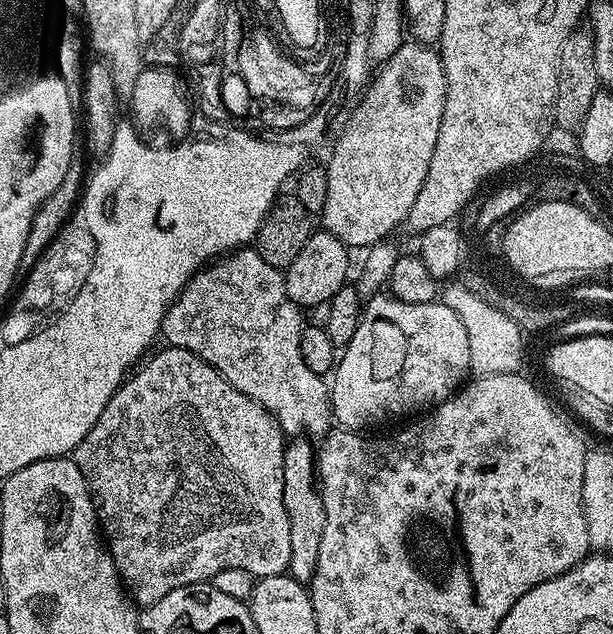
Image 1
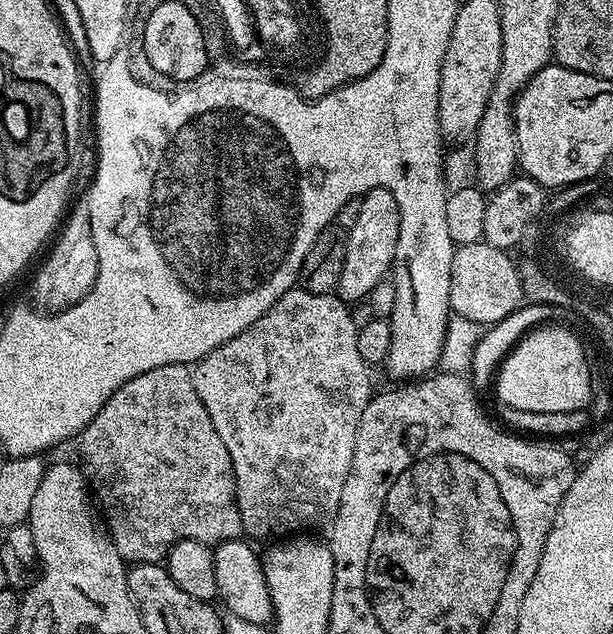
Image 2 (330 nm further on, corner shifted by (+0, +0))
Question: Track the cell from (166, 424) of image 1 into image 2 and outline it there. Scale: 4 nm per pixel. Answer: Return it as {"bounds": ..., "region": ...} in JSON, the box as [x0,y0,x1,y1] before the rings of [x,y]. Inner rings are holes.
{"bounds":[78,365,244,565],"region":[[[185,365],[158,366],[158,370],[146,370],[146,374],[138,374],[138,378],[130,378],[130,382],[126,382],[121,388],[114,390],[114,394],[110,394],[106,406],[102,406],[102,410],[94,414],[90,426],[86,426],[80,432],[78,443],[80,443],[79,467],[83,471],[104,522],[108,525],[108,533],[112,535],[118,554],[129,565],[161,563],[179,540],[197,540],[215,546],[224,540],[235,540],[243,533],[244,527],[236,505],[236,483],[230,453],[226,451],[222,438],[218,438],[218,430],[214,430],[214,422],[210,422],[210,414],[206,414],[206,406],[202,406],[202,398],[198,398],[198,390],[194,390],[191,371]]]}

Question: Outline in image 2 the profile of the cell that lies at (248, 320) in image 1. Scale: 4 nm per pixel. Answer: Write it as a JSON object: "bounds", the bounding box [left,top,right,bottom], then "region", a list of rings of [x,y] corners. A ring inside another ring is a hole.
{"bounds":[190,286,374,542],"region":[[[299,286],[291,288],[286,294],[282,294],[282,298],[278,298],[278,302],[274,302],[274,306],[270,306],[270,310],[266,310],[266,314],[262,314],[262,318],[258,318],[258,322],[254,322],[254,326],[230,338],[230,342],[222,342],[222,346],[210,350],[210,354],[191,365],[190,371],[194,390],[198,390],[198,398],[202,398],[202,406],[206,406],[206,414],[210,414],[214,430],[218,430],[218,438],[222,438],[226,451],[230,453],[236,483],[236,505],[244,527],[243,535],[253,541],[272,542],[277,538],[307,533],[307,528],[320,528],[323,524],[325,527],[332,521],[336,517],[338,502],[342,498],[342,486],[346,486],[346,478],[350,474],[350,462],[354,458],[362,410],[366,410],[374,395],[372,380],[368,377],[369,365],[365,364],[362,354],[358,354],[358,338],[354,323],[351,322],[349,305],[336,294],[314,294]]]}

